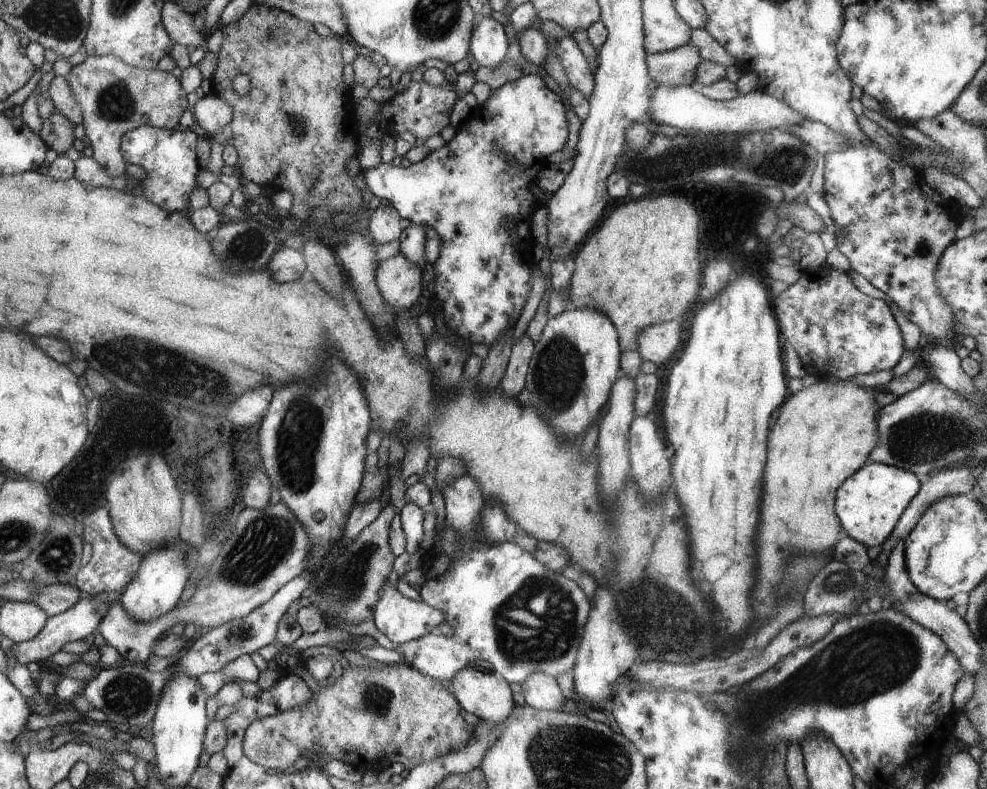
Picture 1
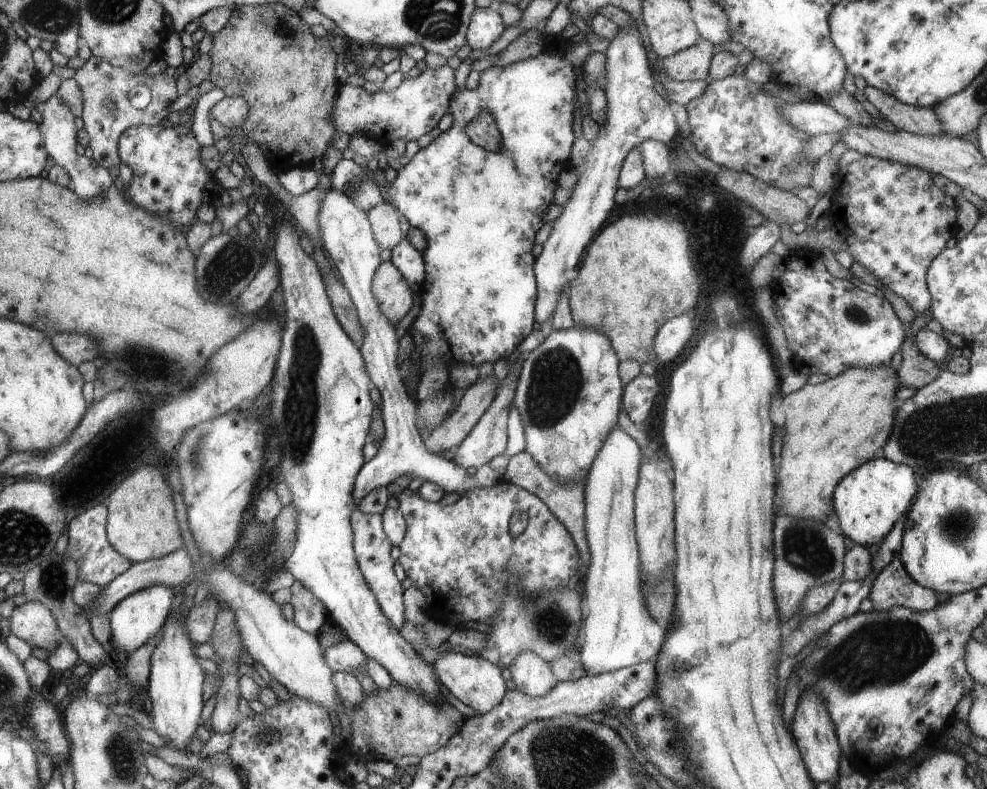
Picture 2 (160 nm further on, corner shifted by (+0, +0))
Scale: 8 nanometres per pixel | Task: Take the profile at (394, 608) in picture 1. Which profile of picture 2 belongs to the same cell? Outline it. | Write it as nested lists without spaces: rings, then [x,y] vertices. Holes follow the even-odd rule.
[[[356,508],[352,516],[352,528],[353,548],[356,552],[357,563],[360,564],[361,574],[370,590],[373,590],[386,618],[389,618],[390,622],[394,624],[394,628],[400,632],[400,628],[404,626],[404,602],[402,602],[404,586],[400,584],[400,580],[394,574],[395,561],[391,556],[393,542],[390,542],[389,536],[385,533],[384,520],[381,514],[366,514]]]

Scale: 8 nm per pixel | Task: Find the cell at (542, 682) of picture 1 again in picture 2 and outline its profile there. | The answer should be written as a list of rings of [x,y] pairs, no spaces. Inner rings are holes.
[[[532,650],[522,652],[509,670],[516,689],[534,698],[546,696],[556,684],[559,684],[558,678],[551,670],[551,664],[538,654],[534,654]]]

